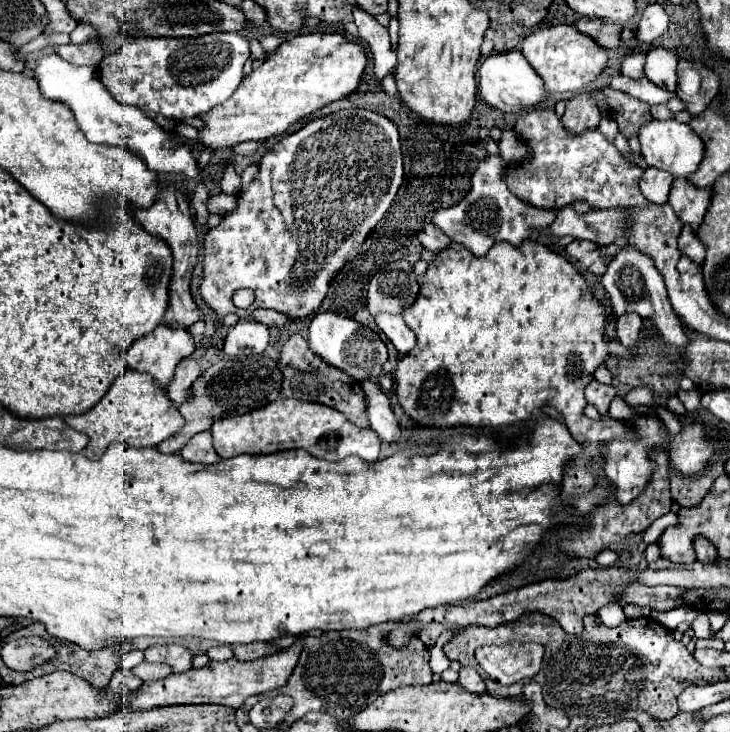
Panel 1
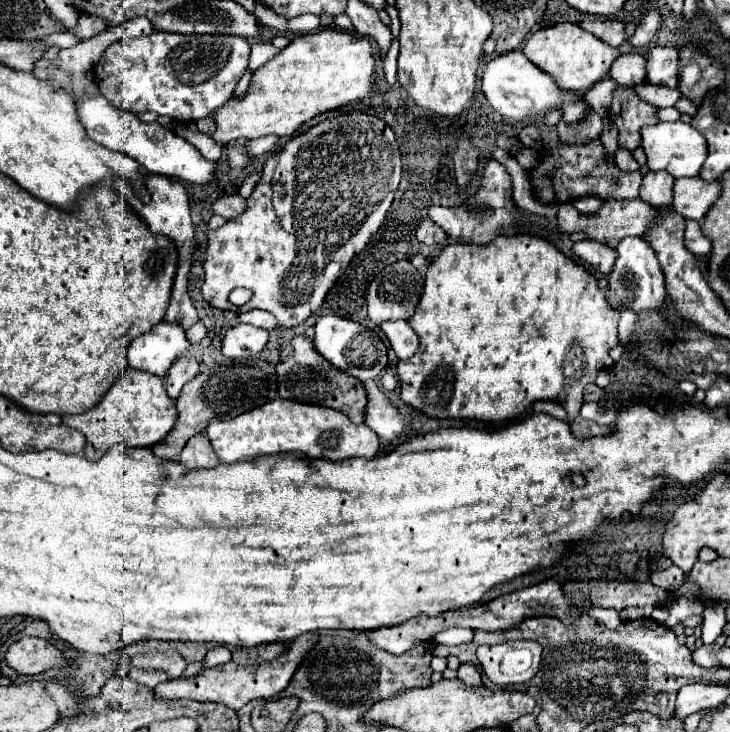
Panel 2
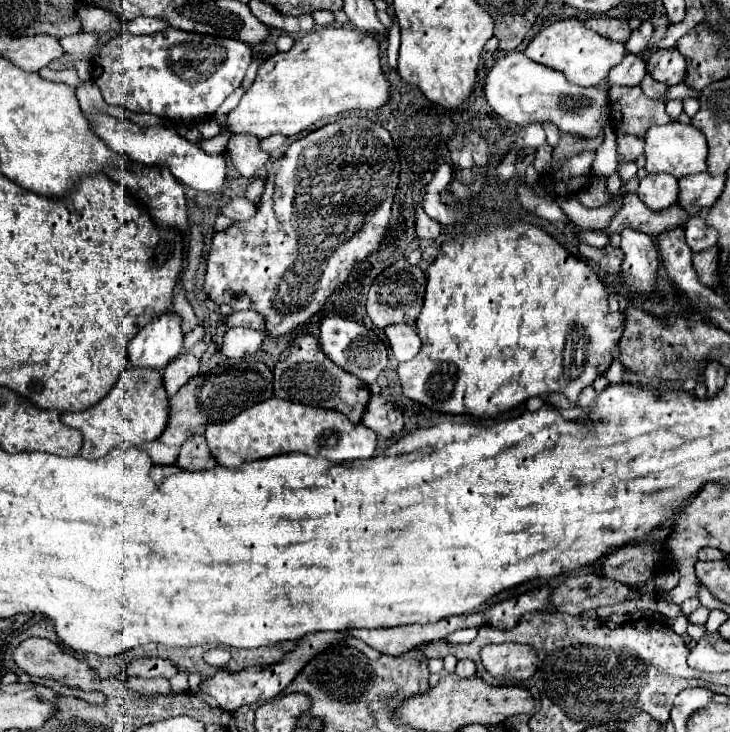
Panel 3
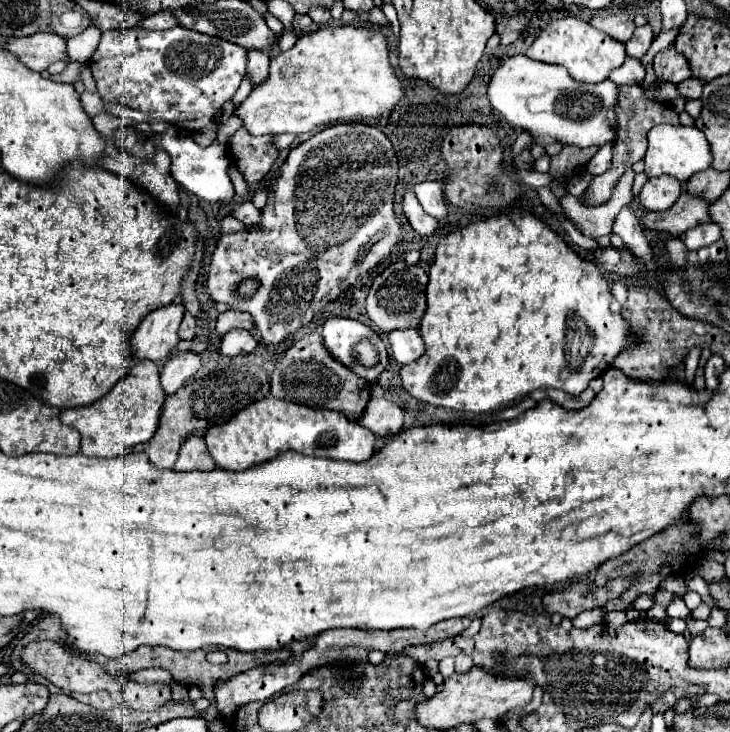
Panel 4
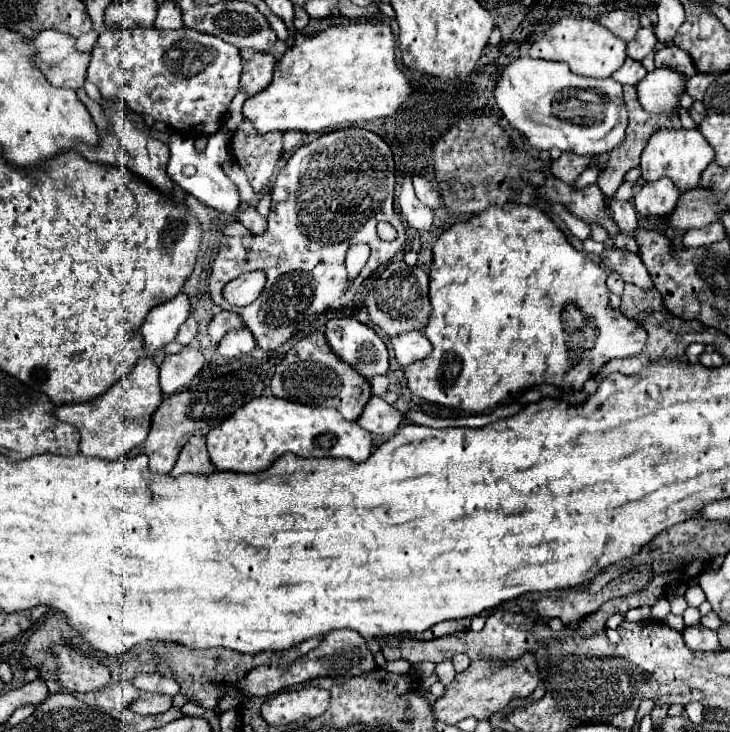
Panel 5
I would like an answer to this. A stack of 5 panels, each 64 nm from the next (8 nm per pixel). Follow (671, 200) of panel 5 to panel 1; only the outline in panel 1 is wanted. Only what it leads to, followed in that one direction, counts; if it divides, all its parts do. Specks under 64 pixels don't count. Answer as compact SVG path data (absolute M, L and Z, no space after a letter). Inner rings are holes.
M648 168L640 180L640 192L644 194L646 200L650 200L654 204L664 204L664 202L668 202L668 192L670 192L672 180L674 180L672 174L664 172L664 170Z

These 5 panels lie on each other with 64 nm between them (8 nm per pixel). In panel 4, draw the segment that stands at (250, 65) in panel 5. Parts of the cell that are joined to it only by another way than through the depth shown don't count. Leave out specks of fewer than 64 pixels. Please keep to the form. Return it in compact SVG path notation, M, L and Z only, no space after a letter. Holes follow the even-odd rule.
M248 50L248 66L246 74L252 78L252 82L258 86L268 78L268 66L270 66L270 56L260 52L260 50Z

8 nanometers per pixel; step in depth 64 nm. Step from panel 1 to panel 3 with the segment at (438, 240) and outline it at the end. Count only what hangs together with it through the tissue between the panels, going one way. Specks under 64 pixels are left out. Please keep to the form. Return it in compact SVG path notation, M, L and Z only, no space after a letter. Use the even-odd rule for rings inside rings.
M418 206L414 210L414 220L416 220L416 234L418 238L426 238L426 240L434 240L440 236L440 224L436 224L436 220L428 218L428 214Z

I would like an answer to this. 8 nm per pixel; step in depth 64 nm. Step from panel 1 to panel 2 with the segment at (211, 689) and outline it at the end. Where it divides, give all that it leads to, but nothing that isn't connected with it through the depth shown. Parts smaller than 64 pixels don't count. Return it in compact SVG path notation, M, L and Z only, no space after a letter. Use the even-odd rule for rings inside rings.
M318 634L298 636L292 642L292 648L286 650L284 654L280 654L272 662L262 662L262 664L254 664L254 666L236 666L234 662L228 662L228 664L222 664L218 668L204 670L198 678L168 680L168 682L156 686L156 696L176 698L176 700L190 698L190 700L198 700L198 702L218 702L218 704L224 704L228 708L242 708L250 700L260 700L260 698L268 700L288 686L288 682L294 676L296 668L300 666L302 658L308 654L308 650L312 650L316 646L318 640L320 640Z

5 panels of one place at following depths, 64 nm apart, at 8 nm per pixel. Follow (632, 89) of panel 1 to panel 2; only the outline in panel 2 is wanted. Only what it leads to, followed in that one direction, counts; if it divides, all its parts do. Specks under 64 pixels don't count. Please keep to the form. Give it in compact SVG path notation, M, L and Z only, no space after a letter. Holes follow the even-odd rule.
M600 80L594 88L586 92L586 100L604 121L609 119L609 106L611 104L612 90L616 88L614 80ZM642 82L642 84L634 86L634 88L636 88L636 92L638 92L644 100L648 100L650 104L660 106L660 108L664 108L664 106L674 106L674 104L682 98L682 92L680 92L678 88L654 86L654 84L650 84L650 82Z

